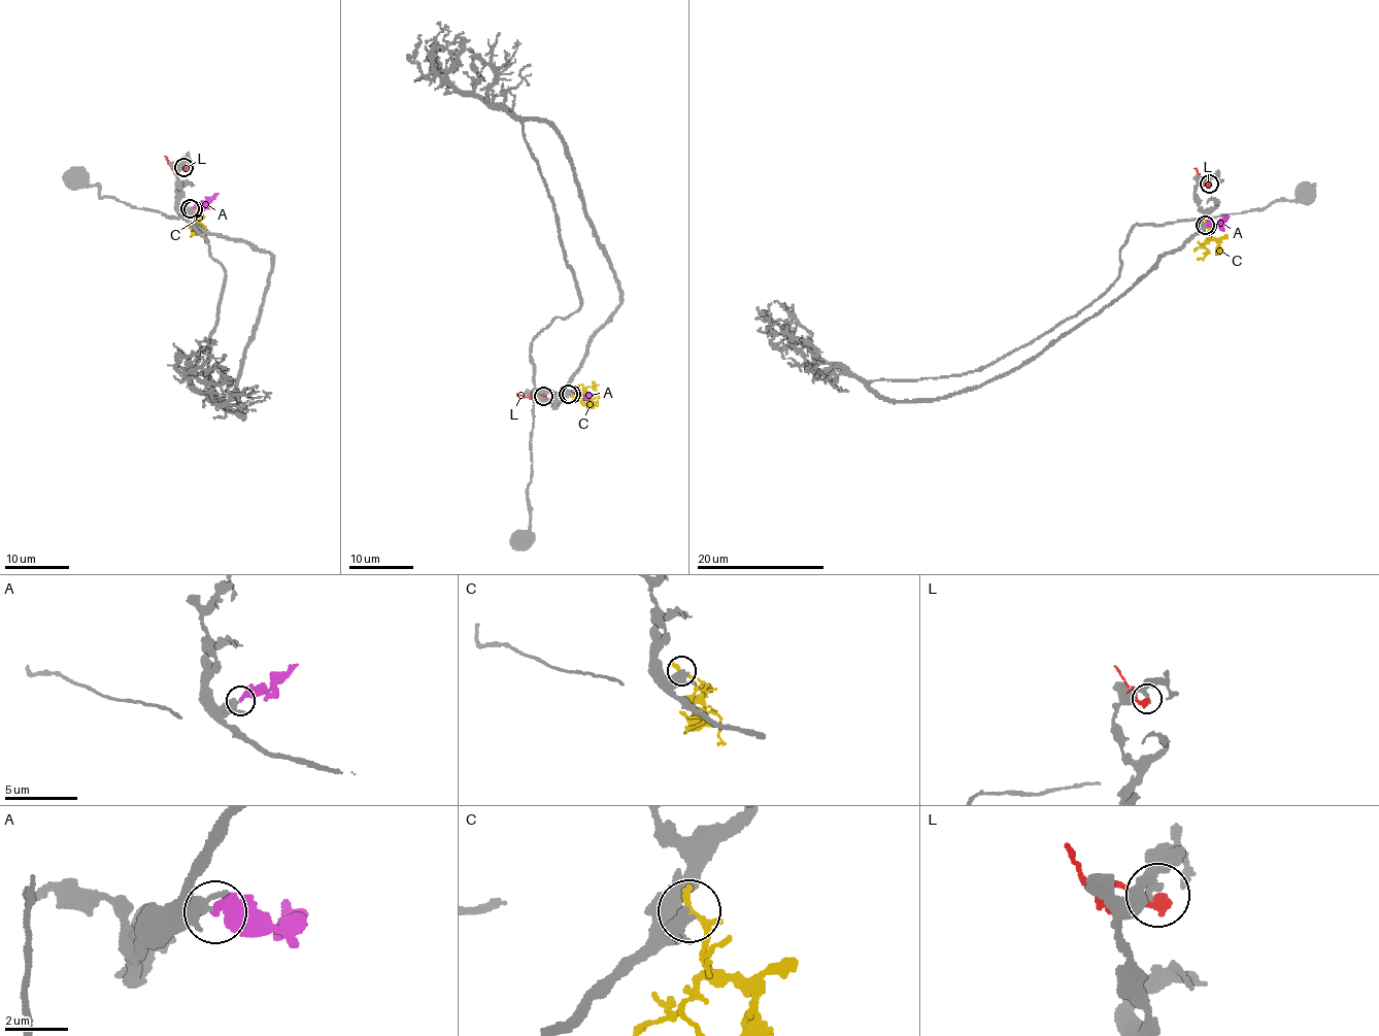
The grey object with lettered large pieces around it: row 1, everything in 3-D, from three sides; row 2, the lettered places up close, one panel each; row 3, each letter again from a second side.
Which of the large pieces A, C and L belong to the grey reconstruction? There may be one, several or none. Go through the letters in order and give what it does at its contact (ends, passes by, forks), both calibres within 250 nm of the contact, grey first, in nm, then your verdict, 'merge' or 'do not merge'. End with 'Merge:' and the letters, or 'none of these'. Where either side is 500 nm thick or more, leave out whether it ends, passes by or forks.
A: it ends | 260/300 nm | merge
C: it ends | 340/280 nm | do not merge
L: it ends | 280/380 nm | do not merge
Merge: A

